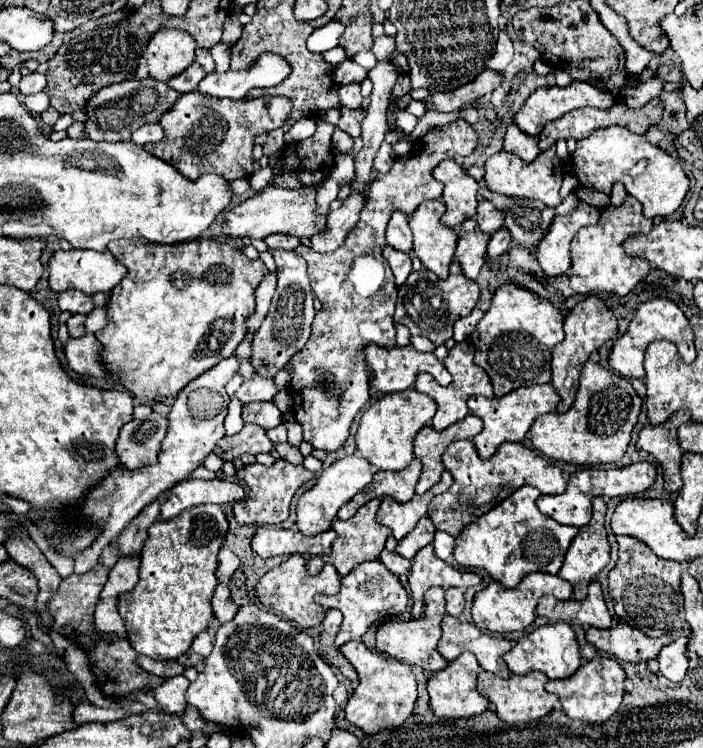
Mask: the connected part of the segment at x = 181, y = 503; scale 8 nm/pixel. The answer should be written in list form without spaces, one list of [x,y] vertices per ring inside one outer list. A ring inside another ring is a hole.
[[[185,479],[169,491],[167,501],[161,505],[161,517],[173,519],[181,511],[203,503],[237,503],[241,501],[241,497],[245,497],[245,487],[239,481]]]

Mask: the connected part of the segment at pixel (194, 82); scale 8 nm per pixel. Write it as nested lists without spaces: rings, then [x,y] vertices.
[[[193,63],[189,65],[183,73],[179,73],[177,77],[173,77],[171,81],[167,81],[167,85],[171,85],[175,91],[179,93],[189,93],[193,89],[197,89],[199,81],[205,77],[207,73],[203,71],[203,67],[199,63]]]

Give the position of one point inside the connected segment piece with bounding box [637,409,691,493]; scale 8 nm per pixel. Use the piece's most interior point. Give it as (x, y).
(661, 441)

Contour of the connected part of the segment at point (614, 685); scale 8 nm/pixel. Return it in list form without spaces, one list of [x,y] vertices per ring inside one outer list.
[[[595,657],[593,661],[583,663],[577,669],[577,673],[573,673],[573,677],[549,681],[545,685],[545,689],[549,693],[559,695],[559,701],[561,701],[567,717],[583,719],[583,721],[589,721],[589,723],[605,723],[621,705],[621,699],[625,695],[623,681],[625,681],[625,671],[615,659]]]

